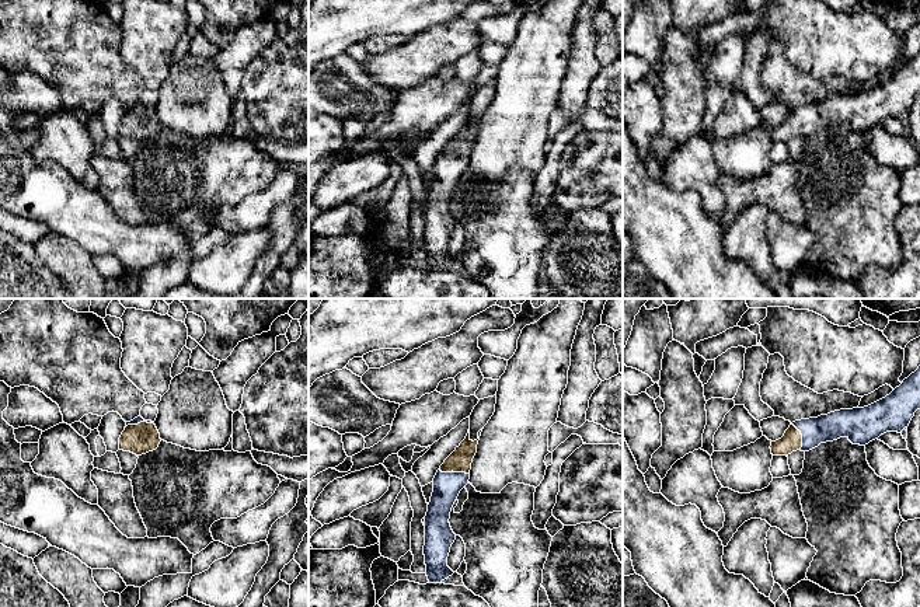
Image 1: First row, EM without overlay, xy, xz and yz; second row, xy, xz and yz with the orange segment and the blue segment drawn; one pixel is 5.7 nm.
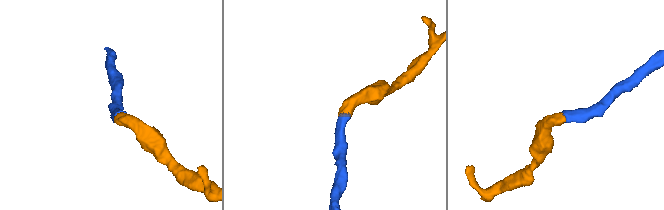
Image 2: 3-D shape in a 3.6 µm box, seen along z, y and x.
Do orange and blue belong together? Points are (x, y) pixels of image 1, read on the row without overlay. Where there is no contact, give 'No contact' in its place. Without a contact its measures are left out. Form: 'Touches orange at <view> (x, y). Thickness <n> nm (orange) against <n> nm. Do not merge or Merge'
Touches orange at xz (455, 157). Thickness 130 nm (orange) against 160 nm. Merge

